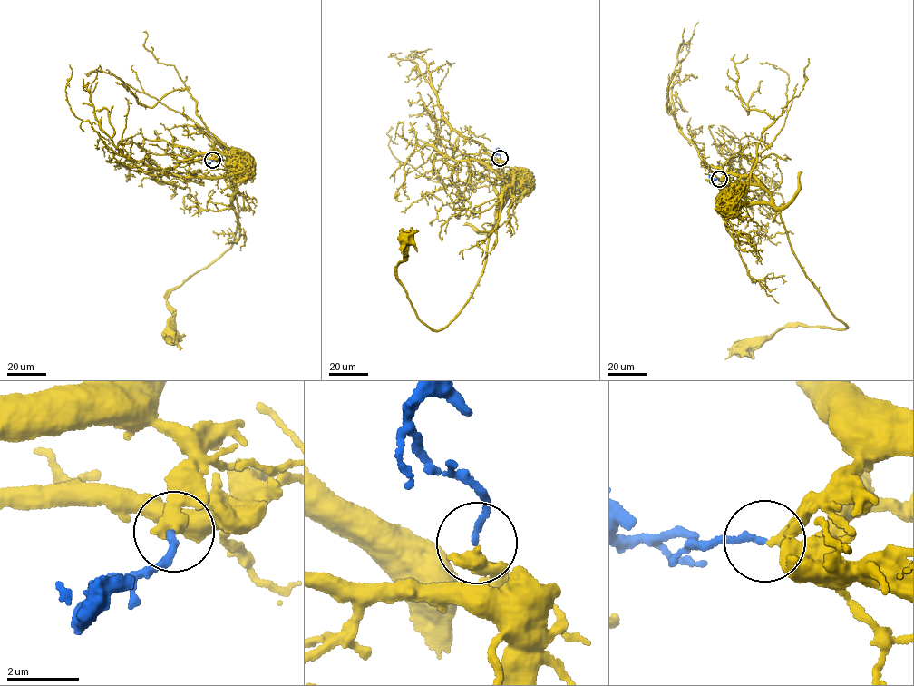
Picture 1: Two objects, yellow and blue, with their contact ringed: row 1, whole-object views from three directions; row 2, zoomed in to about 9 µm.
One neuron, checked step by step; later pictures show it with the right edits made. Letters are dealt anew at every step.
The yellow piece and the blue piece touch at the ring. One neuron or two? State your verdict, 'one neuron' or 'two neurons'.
one neuron

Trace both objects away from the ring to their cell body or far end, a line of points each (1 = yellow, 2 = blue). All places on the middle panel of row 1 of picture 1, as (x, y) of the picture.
1: (500, 159), (493, 228), (480, 278), (461, 308), (440, 329), (419, 318), (397, 278), (406, 238)
2: (500, 159), (496, 151), (499, 148)

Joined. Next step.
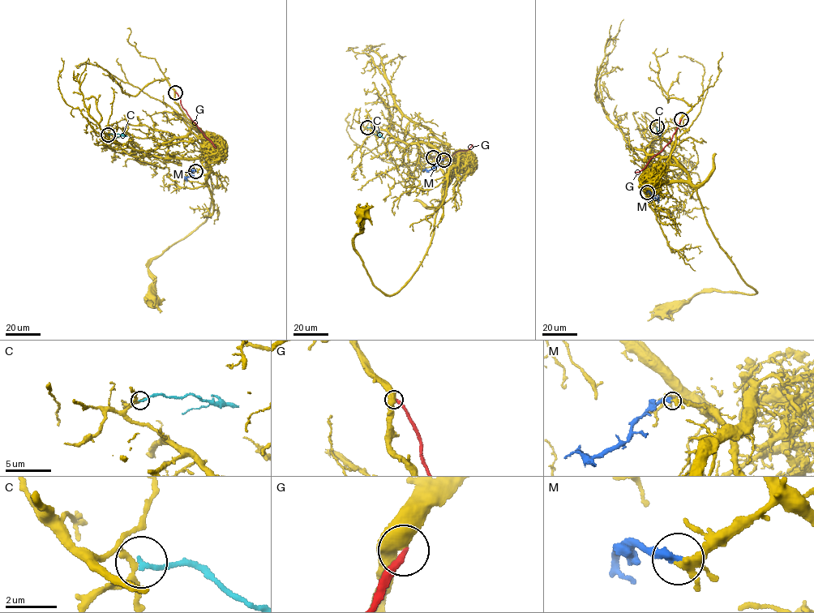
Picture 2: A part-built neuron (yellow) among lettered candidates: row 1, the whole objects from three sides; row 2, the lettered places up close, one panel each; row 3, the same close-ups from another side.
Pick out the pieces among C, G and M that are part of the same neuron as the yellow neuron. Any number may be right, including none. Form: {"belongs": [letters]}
{"belongs": ["M"]}

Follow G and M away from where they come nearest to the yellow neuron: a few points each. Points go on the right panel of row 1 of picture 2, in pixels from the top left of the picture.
G: (681, 119), (671, 140), (642, 169), (635, 172)
M: (647, 192), (650, 191), (655, 199), (660, 198)

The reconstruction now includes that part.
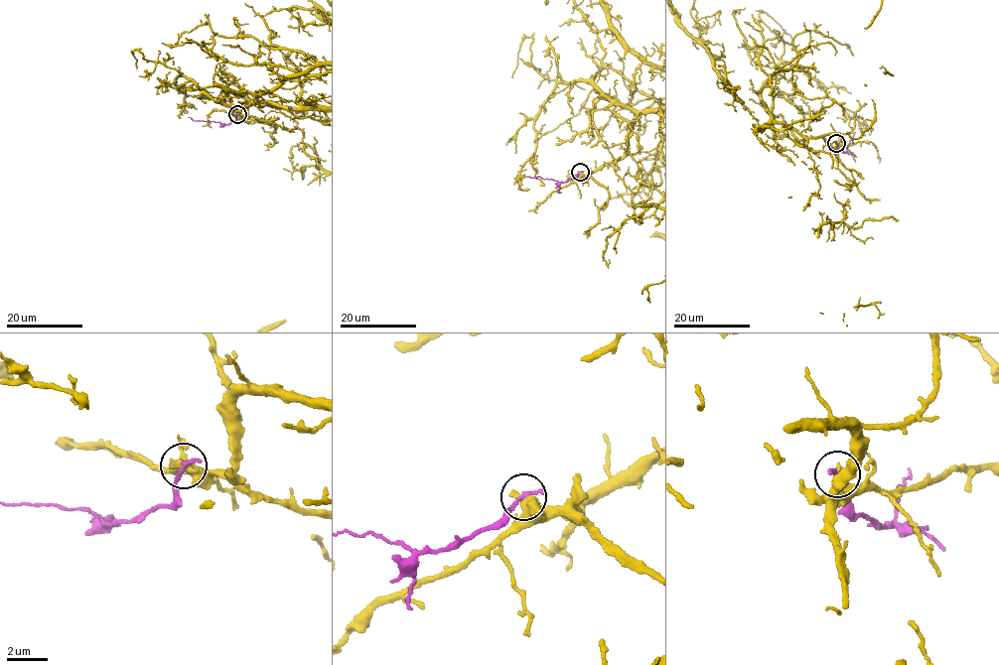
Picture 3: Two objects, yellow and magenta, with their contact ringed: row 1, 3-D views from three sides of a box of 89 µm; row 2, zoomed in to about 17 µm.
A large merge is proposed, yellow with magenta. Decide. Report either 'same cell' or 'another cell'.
another cell

